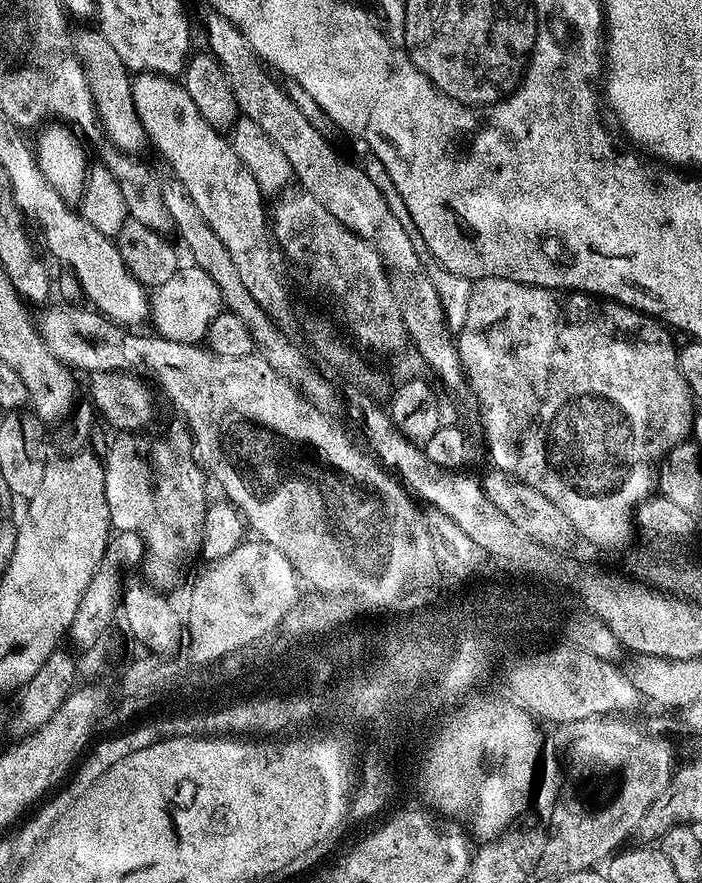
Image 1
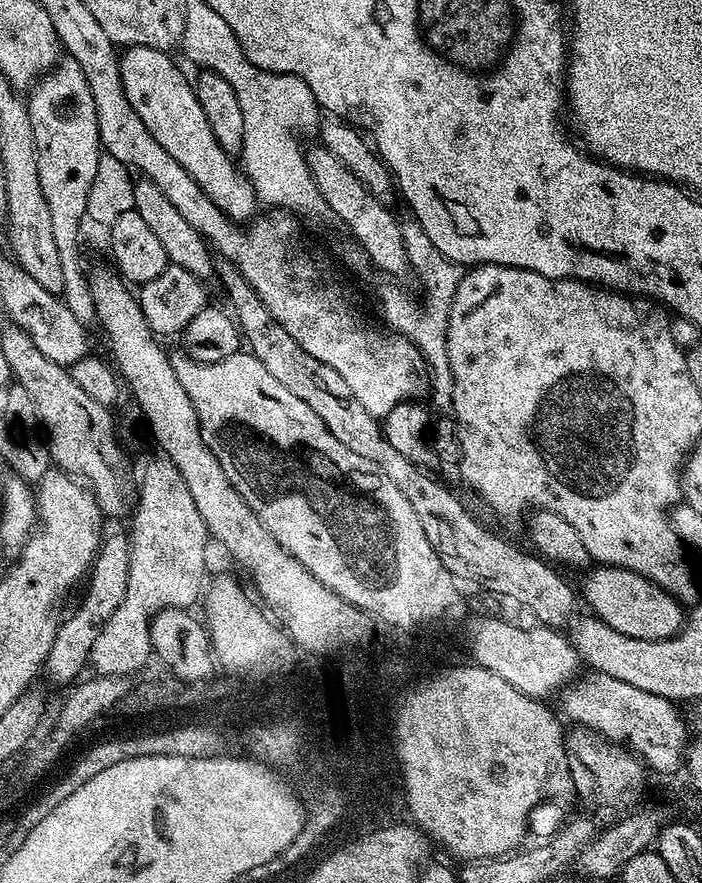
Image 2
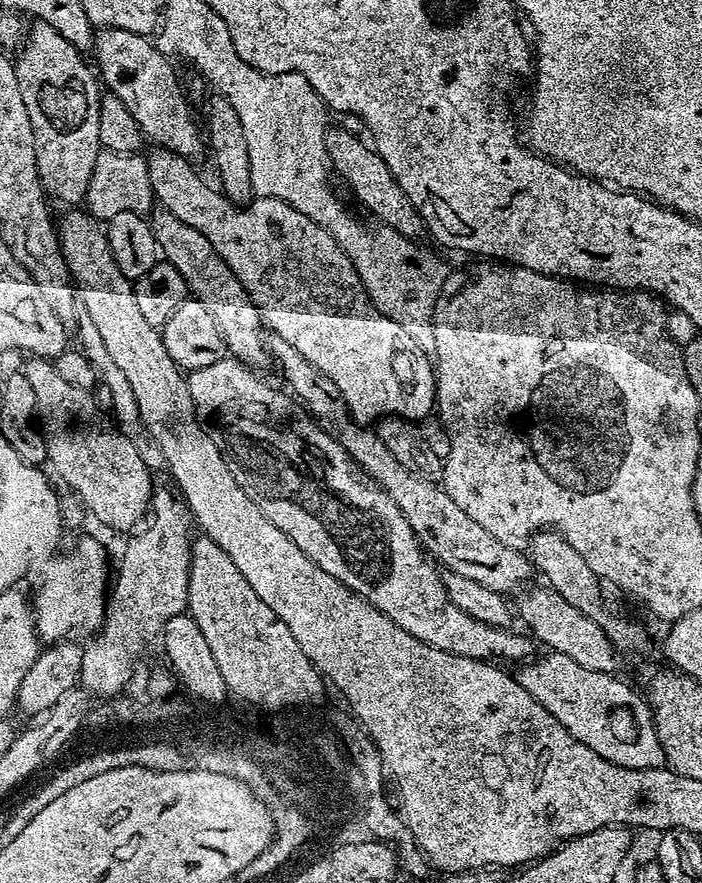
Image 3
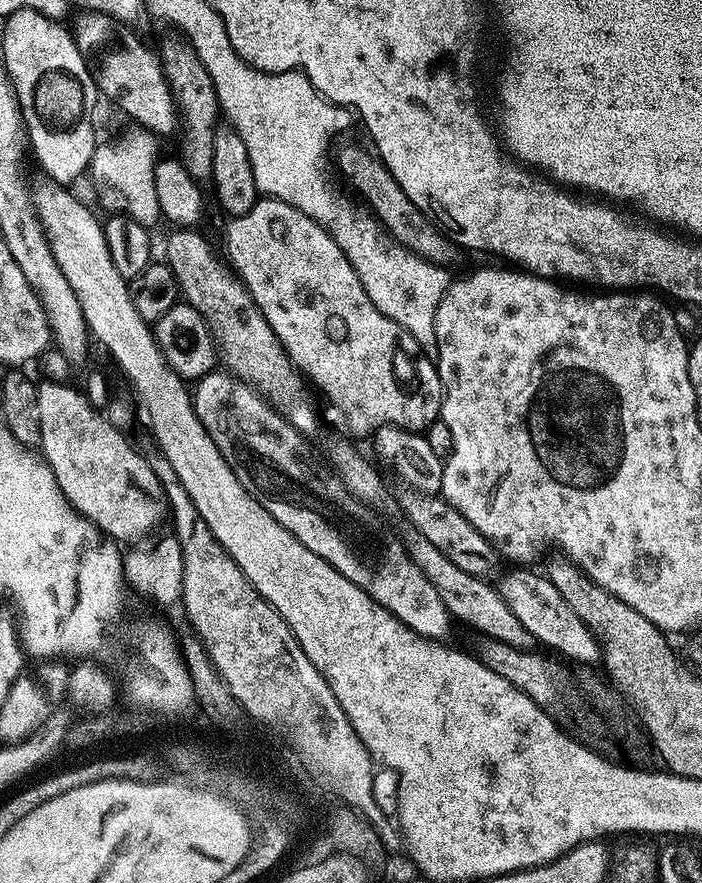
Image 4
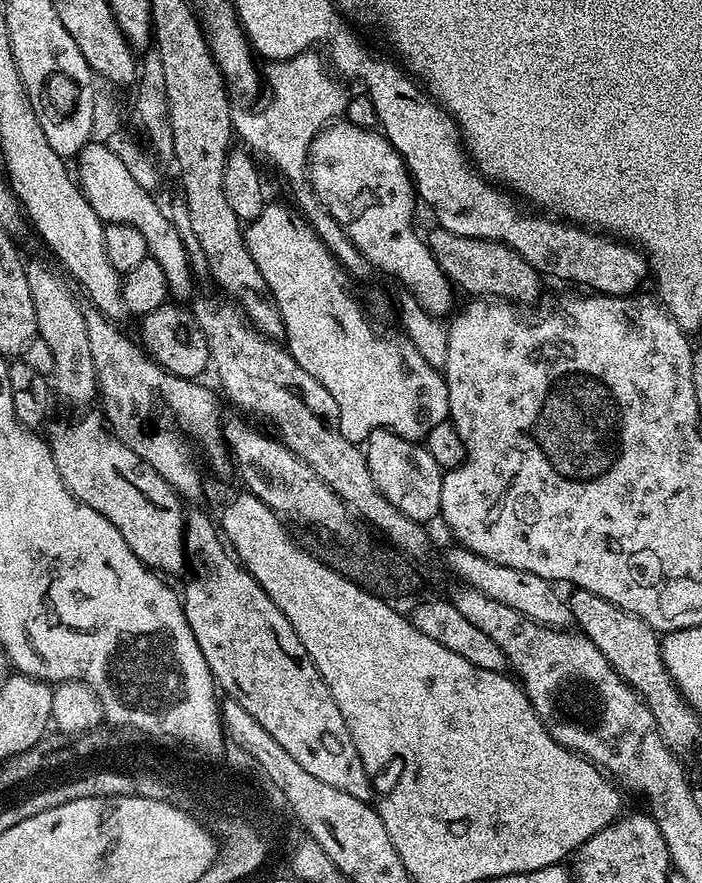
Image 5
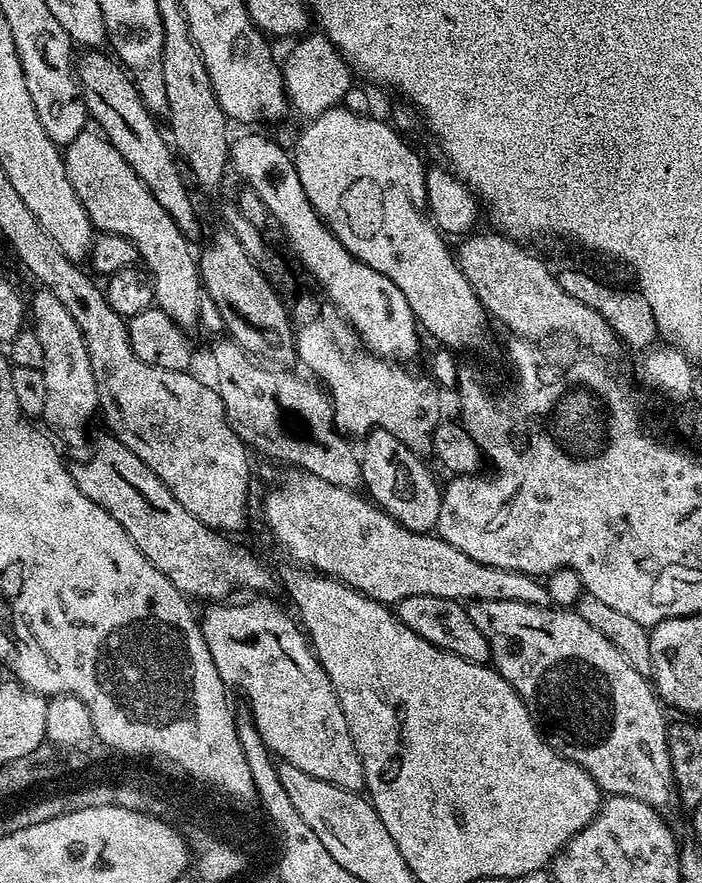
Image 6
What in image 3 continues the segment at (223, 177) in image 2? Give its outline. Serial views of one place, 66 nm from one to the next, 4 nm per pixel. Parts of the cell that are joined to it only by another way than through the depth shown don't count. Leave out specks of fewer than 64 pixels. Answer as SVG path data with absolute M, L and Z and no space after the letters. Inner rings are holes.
M111 29L104 44L108 48L97 47L96 60L100 63L98 76L103 87L134 114L141 133L153 140L153 145L161 149L177 152L179 156L196 158L202 152L202 128L196 125L192 112L188 109L189 97L185 89L180 89L180 80L172 69L172 60L155 49L153 41L126 30Z

